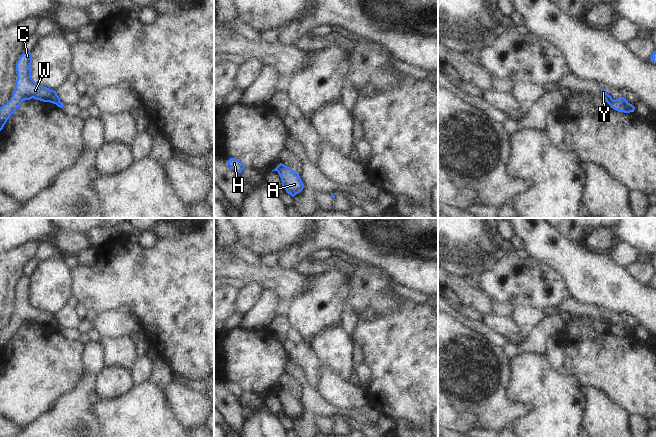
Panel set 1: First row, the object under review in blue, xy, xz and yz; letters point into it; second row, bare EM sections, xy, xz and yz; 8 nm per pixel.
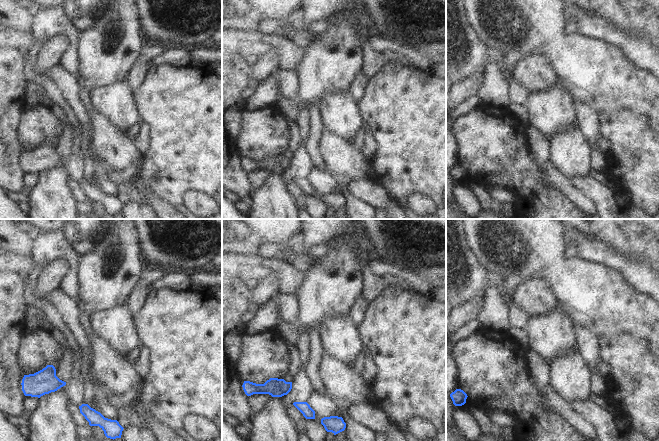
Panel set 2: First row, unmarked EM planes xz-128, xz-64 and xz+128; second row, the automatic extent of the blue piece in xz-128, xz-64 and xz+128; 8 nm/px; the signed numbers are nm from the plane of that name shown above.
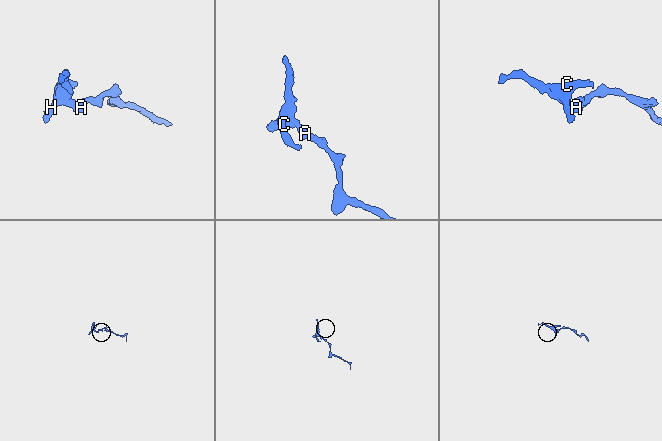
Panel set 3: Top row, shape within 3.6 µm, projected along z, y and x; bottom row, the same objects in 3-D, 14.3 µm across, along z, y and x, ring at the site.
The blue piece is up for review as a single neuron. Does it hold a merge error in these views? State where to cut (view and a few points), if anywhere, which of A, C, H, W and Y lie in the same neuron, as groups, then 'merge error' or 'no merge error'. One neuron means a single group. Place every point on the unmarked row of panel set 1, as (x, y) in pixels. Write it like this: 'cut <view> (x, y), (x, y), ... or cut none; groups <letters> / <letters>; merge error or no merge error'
cut yz (613, 324), (608, 327); groups A / C H W Y; merge error

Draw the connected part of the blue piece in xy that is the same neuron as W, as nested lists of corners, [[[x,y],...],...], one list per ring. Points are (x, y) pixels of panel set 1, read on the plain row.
[[[23,277],[17,287],[17,304],[11,323],[0,331],[0,355],[3,353],[7,344],[15,337],[20,328],[32,322],[43,326],[57,328],[60,322],[55,314],[44,311],[36,307],[31,301],[32,277]]]

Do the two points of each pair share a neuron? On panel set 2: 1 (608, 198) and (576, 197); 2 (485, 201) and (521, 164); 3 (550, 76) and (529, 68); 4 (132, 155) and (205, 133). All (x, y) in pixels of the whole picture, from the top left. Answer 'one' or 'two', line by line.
1: two
2: two
3: one
4: two

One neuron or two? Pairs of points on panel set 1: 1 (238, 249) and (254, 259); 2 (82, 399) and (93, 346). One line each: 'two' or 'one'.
1: one
2: one

